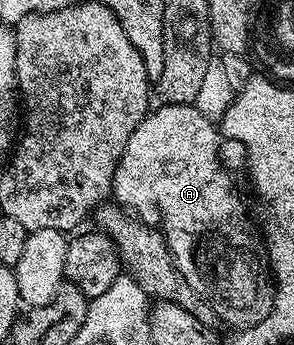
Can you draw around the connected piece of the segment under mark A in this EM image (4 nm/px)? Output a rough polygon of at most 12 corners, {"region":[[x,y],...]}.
{"region":[[194,105],[148,110],[118,206],[242,329],[271,312],[267,244]]}

